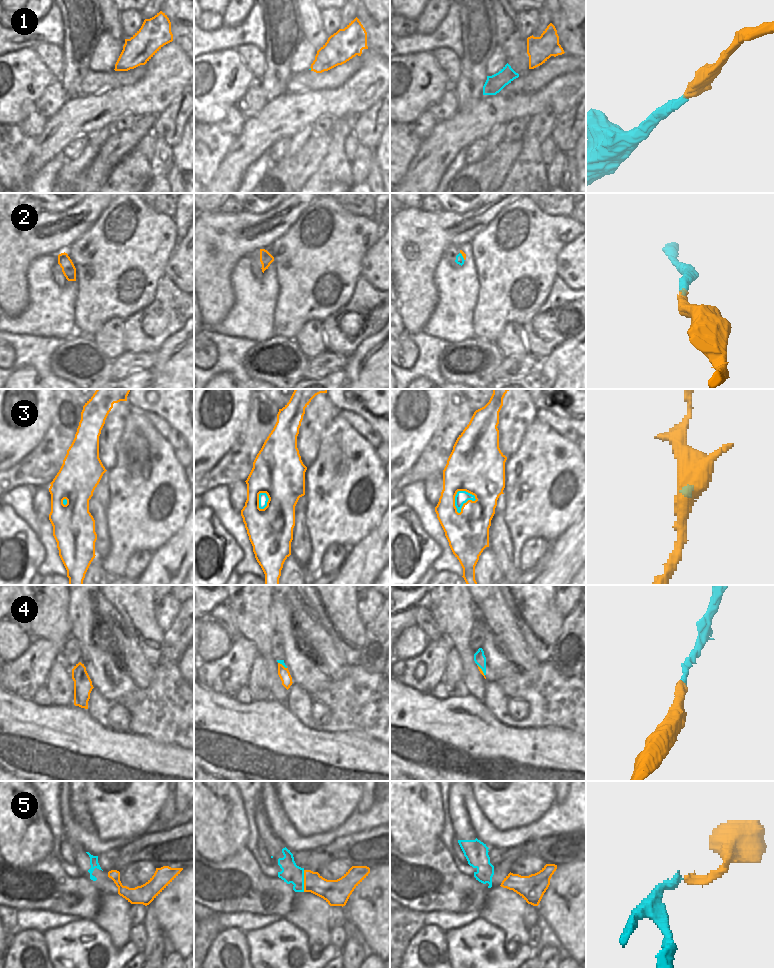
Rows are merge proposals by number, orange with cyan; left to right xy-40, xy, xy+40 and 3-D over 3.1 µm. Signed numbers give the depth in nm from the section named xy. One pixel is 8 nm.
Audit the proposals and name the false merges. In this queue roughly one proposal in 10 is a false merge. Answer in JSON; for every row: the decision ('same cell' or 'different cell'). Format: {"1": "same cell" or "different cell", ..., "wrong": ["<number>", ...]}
{"1": "same cell", "2": "same cell", "3": "same cell", "4": "same cell", "5": "same cell", "wrong": []}

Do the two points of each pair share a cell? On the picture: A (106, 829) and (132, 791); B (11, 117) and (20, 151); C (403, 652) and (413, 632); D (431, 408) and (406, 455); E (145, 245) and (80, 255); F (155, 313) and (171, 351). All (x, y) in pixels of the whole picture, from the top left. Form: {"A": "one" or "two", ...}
{"A": "one", "B": "two", "C": "one", "D": "one", "E": "one", "F": "two"}

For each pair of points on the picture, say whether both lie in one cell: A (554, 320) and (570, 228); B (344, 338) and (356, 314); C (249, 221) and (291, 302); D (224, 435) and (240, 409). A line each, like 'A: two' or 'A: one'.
A: two
B: one
C: two
D: one

